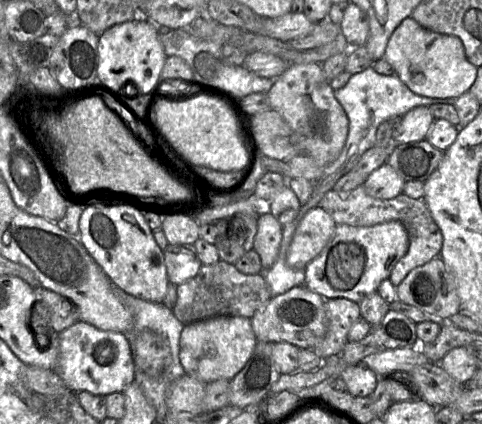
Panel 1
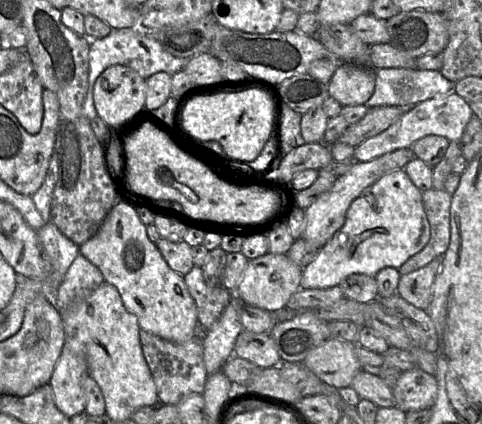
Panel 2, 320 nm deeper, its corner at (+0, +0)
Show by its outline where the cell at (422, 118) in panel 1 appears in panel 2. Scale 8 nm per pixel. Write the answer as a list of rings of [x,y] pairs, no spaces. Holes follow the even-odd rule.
[[[401,148],[370,161],[354,163],[347,173],[336,179],[330,190],[323,193],[305,209],[306,226],[302,237],[318,247],[323,247],[343,226],[347,210],[352,201],[382,176],[404,168],[413,157],[411,148]]]

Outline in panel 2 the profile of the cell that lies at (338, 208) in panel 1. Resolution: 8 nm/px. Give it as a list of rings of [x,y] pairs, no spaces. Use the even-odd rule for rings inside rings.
[[[434,188],[422,192],[424,210],[430,225],[430,238],[424,248],[400,268],[400,275],[418,270],[435,258],[441,258],[450,241],[450,206],[452,195]]]

